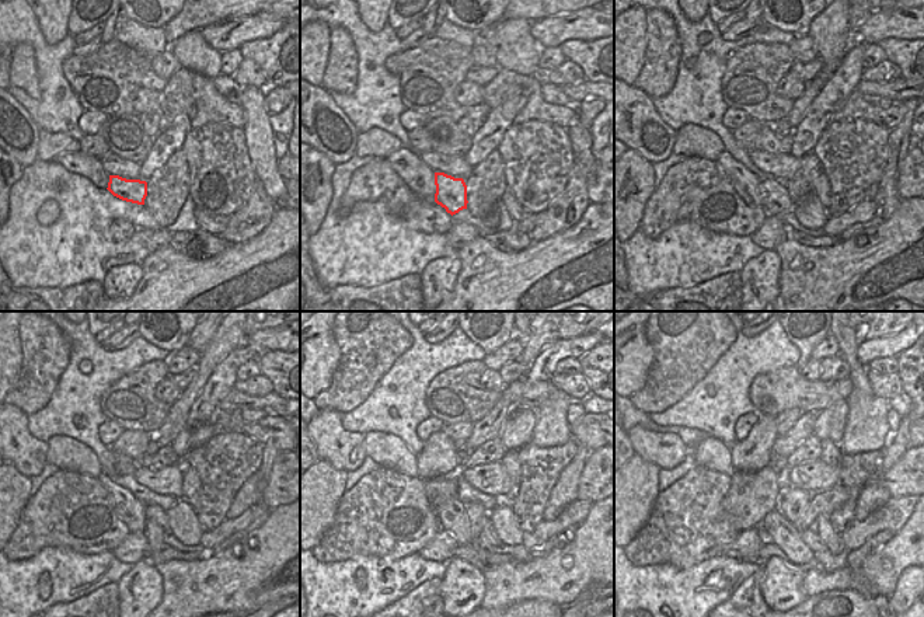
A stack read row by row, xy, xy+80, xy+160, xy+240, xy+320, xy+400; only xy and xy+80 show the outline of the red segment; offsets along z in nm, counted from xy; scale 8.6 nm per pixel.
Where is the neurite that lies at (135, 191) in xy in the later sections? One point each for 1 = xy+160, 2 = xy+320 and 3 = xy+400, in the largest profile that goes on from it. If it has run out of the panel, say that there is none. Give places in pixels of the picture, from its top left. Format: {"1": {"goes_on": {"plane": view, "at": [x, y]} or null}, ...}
{"1": {"goes_on": {"plane": "xy+160", "at": [774, 197]}}, "2": {"goes_on": {"plane": "xy+320", "at": [488, 530]}}, "3": {"goes_on": {"plane": "xy+400", "at": [813, 541]}}}

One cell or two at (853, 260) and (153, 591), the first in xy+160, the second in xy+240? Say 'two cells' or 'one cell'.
two cells

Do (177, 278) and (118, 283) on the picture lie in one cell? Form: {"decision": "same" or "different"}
{"decision": "different"}

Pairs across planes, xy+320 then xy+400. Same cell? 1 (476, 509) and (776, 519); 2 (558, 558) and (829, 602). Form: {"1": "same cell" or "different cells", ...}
{"1": "different cells", "2": "different cells"}

